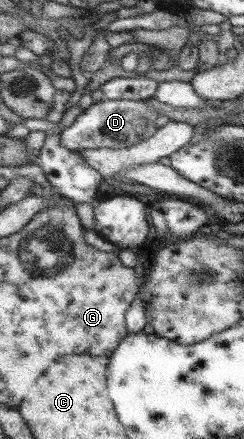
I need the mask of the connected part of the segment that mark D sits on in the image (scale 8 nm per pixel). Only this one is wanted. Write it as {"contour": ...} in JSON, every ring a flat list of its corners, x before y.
{"contour":[[105,100,92,103,76,116,72,124,59,133,59,144,67,150,93,150,94,148,127,148,140,140,148,140,156,131,153,122,158,114,148,102,136,100]]}

